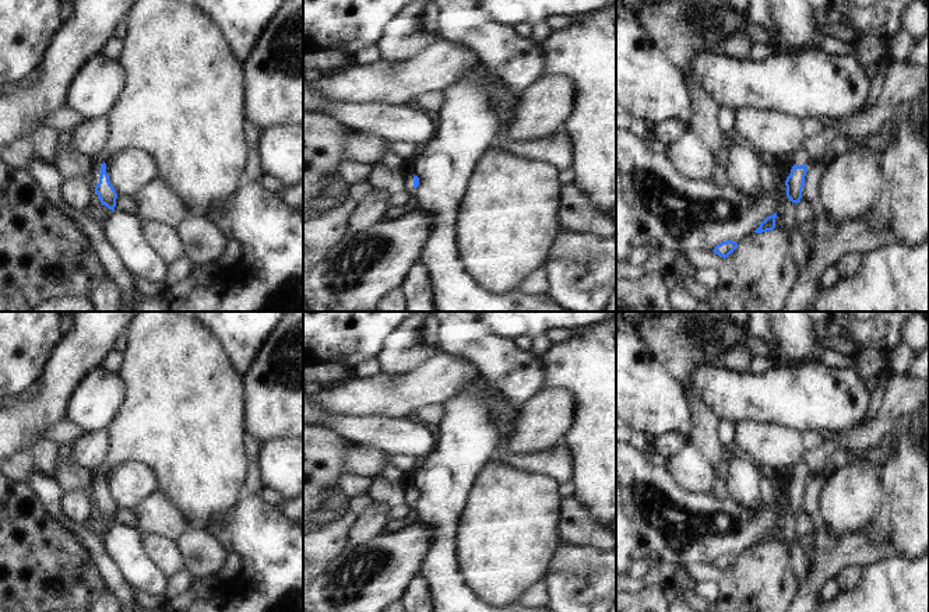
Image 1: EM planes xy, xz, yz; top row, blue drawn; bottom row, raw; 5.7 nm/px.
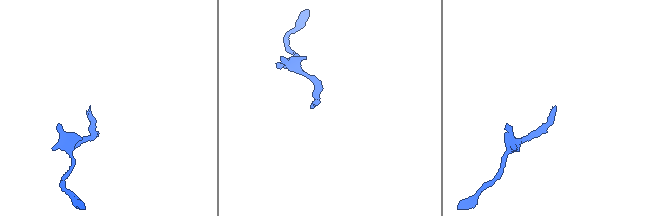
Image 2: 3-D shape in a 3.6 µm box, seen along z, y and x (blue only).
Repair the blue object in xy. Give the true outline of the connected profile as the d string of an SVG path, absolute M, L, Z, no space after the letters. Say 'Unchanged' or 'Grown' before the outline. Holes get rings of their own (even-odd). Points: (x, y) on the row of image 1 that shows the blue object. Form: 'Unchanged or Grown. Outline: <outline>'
Grown. Outline: M134 0L126 14L126 35L117 57L126 82L106 115L109 140L92 161L91 182L102 205L115 211L117 193L109 182L105 161L123 148L138 148L155 161L158 177L166 182L186 203L191 214L208 219L211 211L222 210L242 187L240 175L246 166L243 137L244 87L242 61L229 48L219 25L190 0Z

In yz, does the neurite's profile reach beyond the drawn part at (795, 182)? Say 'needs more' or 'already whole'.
needs more

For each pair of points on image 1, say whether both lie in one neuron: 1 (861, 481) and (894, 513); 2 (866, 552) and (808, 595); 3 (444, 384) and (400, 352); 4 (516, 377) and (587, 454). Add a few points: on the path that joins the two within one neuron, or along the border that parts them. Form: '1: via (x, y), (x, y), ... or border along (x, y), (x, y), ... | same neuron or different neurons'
1: border along (882, 472), (887, 500), (862, 528) | different neurons
2: via (850, 552), (840, 556), (817, 579) | same neuron
3: border along (437, 350), (410, 370), (394, 377), (387, 376) | different neurons
4: border along (539, 358), (544, 365), (544, 387) | different neurons

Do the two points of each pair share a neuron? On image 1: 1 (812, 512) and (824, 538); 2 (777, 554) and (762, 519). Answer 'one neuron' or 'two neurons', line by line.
1: two neurons
2: two neurons

